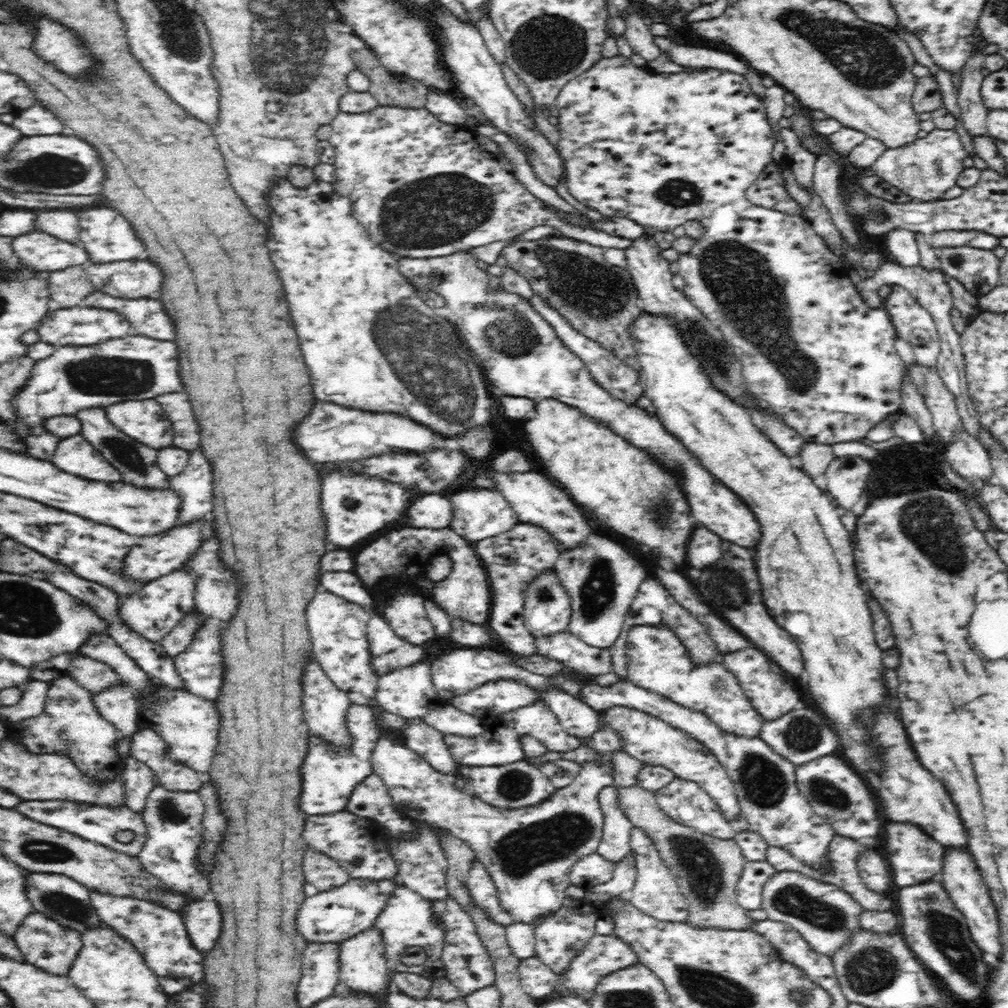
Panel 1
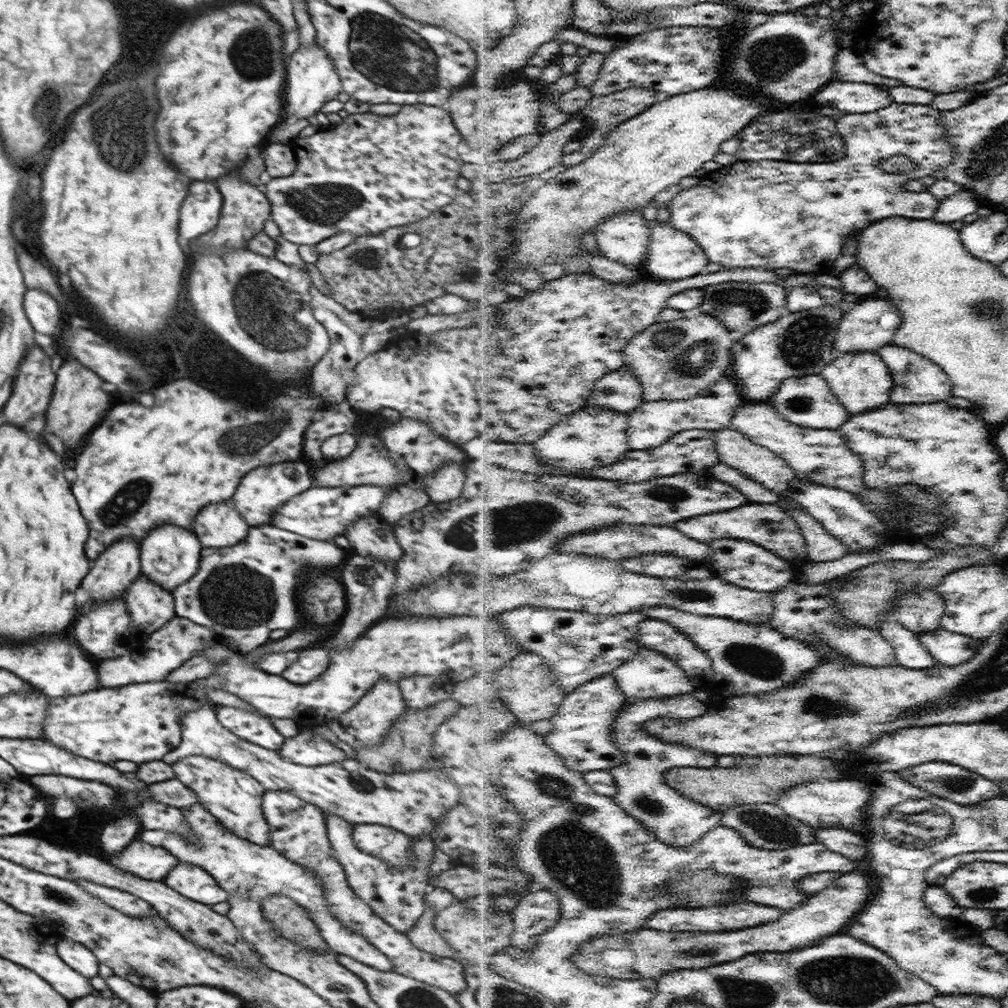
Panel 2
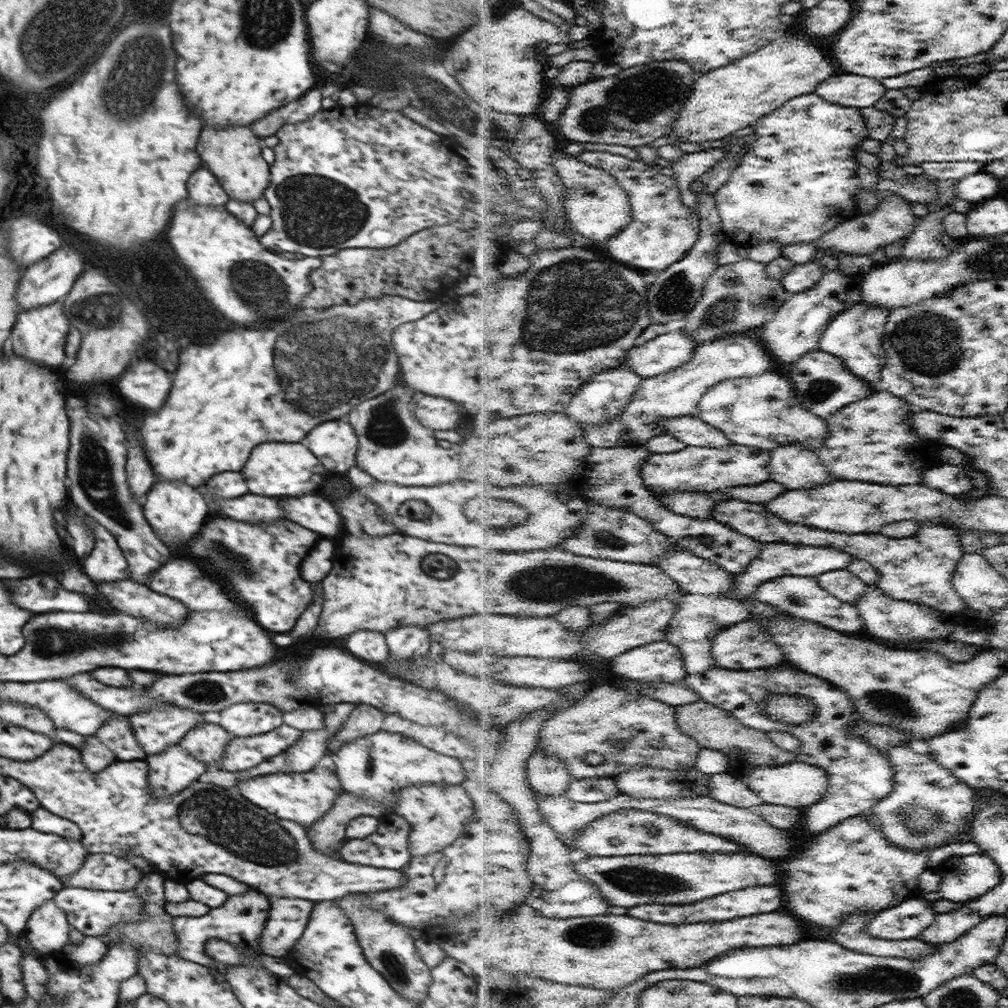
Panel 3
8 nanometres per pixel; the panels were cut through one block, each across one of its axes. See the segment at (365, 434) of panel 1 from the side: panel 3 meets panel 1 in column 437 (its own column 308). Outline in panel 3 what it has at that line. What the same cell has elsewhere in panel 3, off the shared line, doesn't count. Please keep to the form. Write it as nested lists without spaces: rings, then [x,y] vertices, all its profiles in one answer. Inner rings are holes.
[[[322,422],[312,428],[302,444],[306,444],[306,448],[310,448],[310,452],[314,452],[322,464],[328,464],[326,470],[343,474],[356,465],[359,442],[348,422]]]

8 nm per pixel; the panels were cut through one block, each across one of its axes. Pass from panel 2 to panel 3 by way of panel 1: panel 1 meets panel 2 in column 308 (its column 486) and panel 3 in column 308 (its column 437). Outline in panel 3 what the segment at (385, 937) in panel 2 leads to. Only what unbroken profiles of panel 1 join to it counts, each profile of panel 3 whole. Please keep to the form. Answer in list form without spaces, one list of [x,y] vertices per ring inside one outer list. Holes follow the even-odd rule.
[[[318,765],[308,772],[277,772],[270,776],[266,774],[266,776],[250,777],[250,780],[240,782],[237,788],[244,798],[254,802],[256,806],[268,810],[280,819],[294,821],[304,828],[310,827],[324,816],[343,791],[337,773]]]

